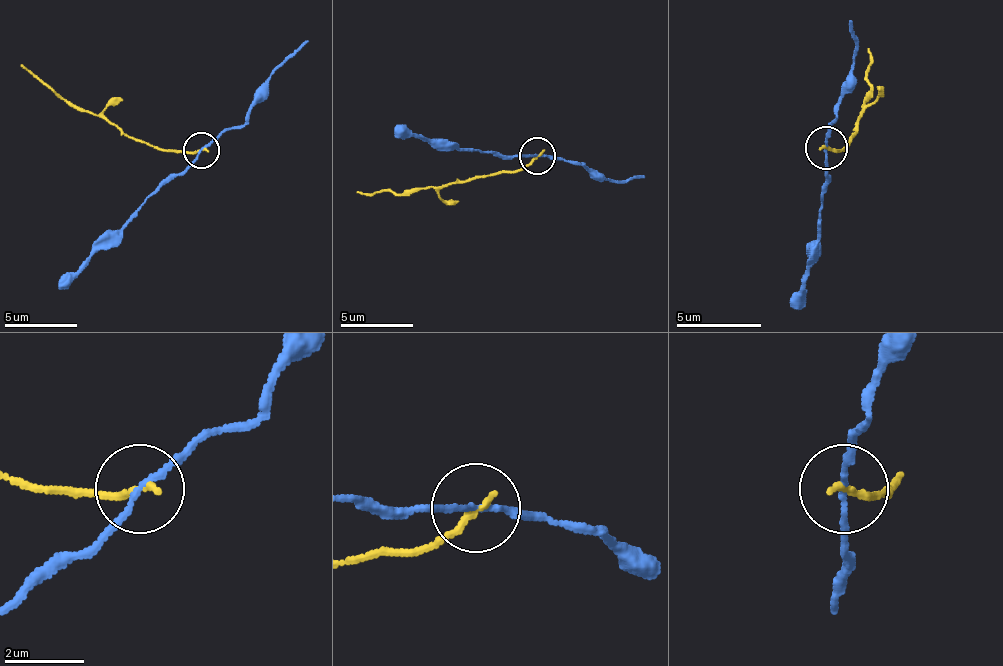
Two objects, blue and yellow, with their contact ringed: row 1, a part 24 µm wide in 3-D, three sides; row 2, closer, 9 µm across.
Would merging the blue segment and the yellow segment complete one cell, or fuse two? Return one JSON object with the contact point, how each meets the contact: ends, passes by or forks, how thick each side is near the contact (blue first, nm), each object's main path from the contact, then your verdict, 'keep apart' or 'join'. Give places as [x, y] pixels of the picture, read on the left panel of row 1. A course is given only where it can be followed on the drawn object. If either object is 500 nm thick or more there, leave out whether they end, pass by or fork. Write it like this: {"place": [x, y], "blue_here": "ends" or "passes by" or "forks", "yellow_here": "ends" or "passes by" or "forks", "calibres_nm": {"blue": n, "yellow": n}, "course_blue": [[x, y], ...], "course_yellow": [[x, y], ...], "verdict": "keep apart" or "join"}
{"place": [201, 150], "blue_here": "passes by", "yellow_here": "ends", "calibres_nm": {"blue": 130, "yellow": 200}, "course_blue": [[200, 151], [58, 289]], "course_yellow": [[200, 151], [160, 151], [123, 136], [98, 114], [65, 103], [21, 63]], "verdict": "keep apart"}

